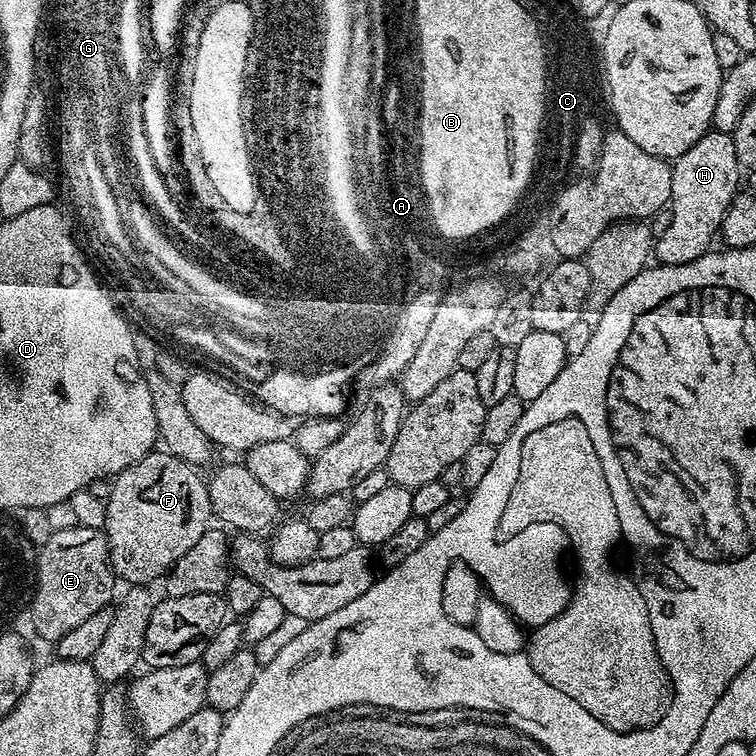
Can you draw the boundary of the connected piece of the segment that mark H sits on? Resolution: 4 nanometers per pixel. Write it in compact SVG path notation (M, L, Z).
M709 130L703 138L694 142L694 146L690 146L690 150L675 157L670 201L673 218L666 234L654 240L655 259L660 264L689 264L709 251L713 247L712 239L717 239L722 218L741 184L742 169L729 133Z

